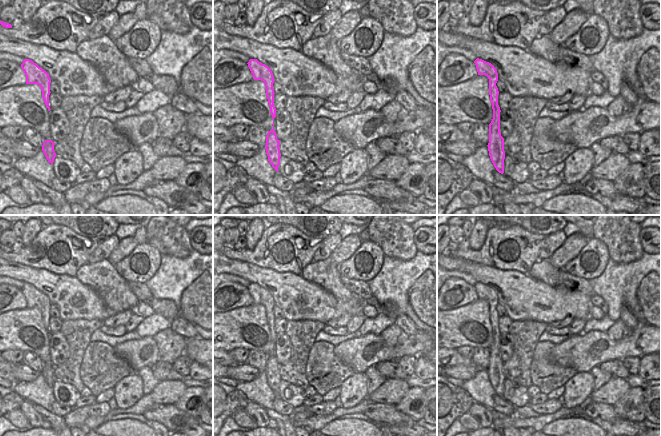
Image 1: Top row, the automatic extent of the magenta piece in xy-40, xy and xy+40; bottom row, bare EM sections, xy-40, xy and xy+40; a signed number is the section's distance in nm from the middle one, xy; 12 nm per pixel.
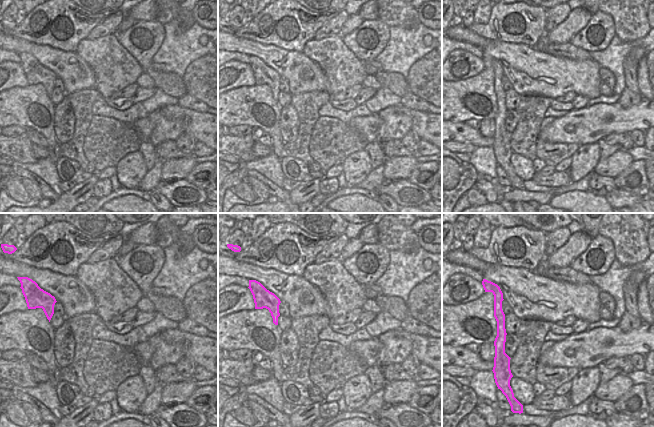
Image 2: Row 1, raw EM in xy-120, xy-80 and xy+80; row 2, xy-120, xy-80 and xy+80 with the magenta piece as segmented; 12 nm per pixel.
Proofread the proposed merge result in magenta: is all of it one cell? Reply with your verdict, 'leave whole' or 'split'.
leave whole

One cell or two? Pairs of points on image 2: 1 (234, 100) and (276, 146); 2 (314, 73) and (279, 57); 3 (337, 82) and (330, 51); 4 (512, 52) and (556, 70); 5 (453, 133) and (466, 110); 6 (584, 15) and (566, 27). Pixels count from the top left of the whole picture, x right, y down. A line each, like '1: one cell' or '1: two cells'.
1: one cell
2: one cell
3: one cell
4: one cell
5: two cells
6: one cell

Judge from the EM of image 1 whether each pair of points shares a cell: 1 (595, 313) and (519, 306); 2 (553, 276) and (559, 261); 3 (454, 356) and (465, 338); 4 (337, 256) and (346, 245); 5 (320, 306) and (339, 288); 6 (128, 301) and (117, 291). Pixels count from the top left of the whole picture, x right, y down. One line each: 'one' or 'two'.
1: two
2: two
3: two
4: one
5: two
6: one

